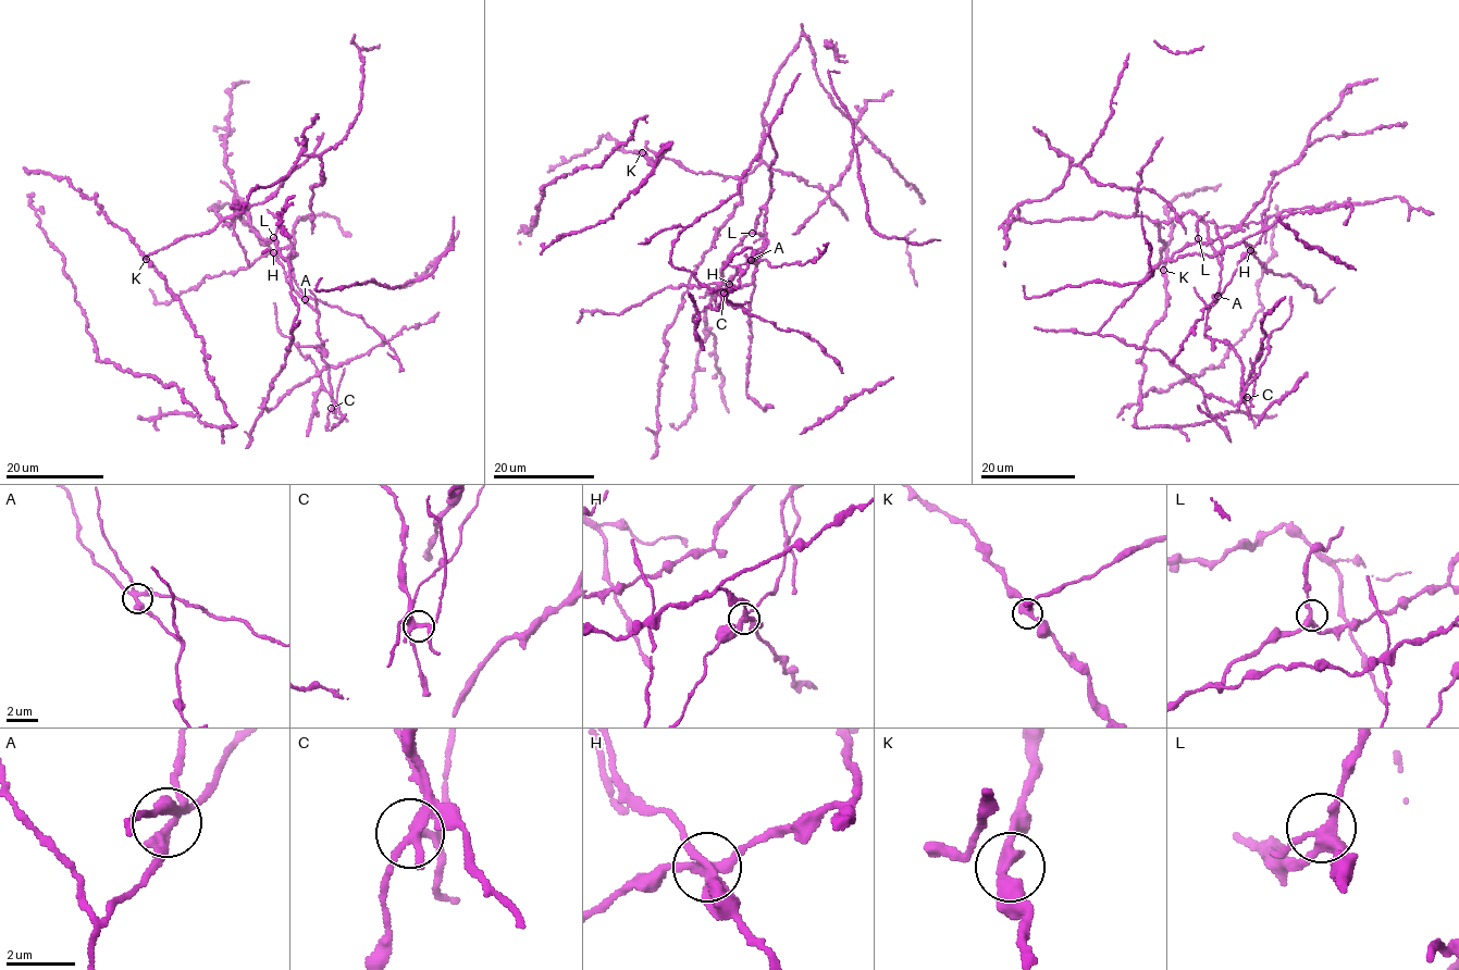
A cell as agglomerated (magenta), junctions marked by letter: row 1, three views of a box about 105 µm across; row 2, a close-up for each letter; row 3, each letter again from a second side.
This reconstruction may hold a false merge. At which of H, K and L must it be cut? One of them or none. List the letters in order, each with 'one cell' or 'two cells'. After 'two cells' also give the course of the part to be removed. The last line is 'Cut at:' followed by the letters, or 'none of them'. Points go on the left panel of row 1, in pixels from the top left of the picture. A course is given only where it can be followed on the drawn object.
H: two cells; foreign part runs (273, 252), (283, 265), (287, 282), (319, 314), (318, 337), (332, 398), (314, 363), (276, 325), (273, 302)
K: one cell
L: one cell
Cut at: H

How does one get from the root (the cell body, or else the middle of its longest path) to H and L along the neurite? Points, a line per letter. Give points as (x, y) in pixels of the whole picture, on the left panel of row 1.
H: (239, 216), (273, 252)
L: (239, 216), (273, 252), (292, 245), (294, 258), (294, 255), (289, 253), (288, 259), (281, 255), (273, 237)

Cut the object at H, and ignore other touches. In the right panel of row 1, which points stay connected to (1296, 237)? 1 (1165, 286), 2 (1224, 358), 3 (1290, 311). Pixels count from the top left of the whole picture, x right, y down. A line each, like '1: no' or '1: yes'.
1: yes
2: yes
3: no

